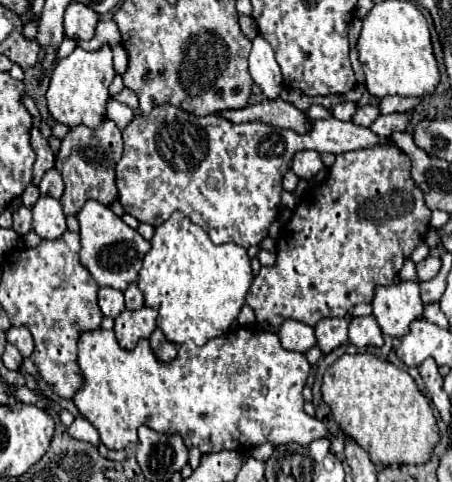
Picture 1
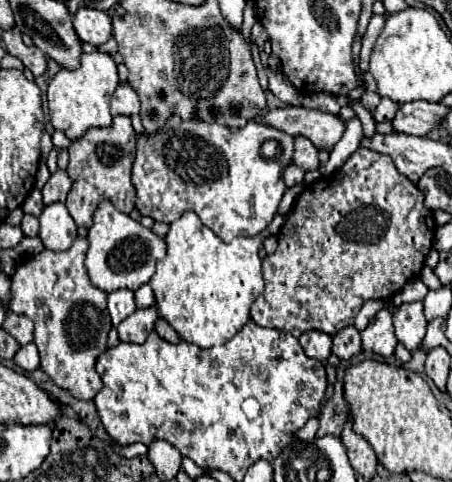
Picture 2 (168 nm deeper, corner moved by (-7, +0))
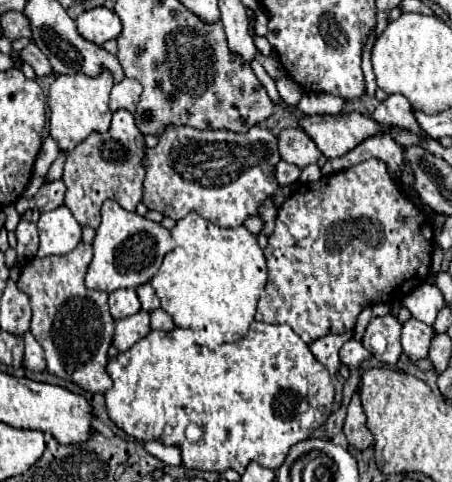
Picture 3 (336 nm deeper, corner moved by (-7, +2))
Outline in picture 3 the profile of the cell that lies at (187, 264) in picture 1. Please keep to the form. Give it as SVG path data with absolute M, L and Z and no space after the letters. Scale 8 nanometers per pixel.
M195 213L179 219L177 225L171 229L171 237L177 245L171 253L165 255L159 273L151 279L151 285L161 299L161 307L171 315L177 327L199 331L205 339L211 339L215 343L239 341L253 321L259 295L267 283L265 255L257 239L245 227L221 229Z

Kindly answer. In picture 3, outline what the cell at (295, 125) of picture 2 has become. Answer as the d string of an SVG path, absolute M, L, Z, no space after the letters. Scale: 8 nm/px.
M357 111L343 115L303 115L299 127L315 141L327 159L341 157L363 139L385 131L385 127Z

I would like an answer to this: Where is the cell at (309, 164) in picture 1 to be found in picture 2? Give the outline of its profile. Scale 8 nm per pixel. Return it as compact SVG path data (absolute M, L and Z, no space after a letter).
M295 137L293 141L293 163L297 167L301 167L303 171L311 171L319 167L319 159L317 159L317 149L315 145L307 139L307 137Z

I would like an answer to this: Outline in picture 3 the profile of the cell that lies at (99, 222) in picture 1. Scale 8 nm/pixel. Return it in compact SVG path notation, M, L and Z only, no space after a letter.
M107 199L101 207L101 225L93 239L93 261L87 269L85 285L97 291L115 291L123 287L137 289L139 285L151 281L159 271L163 257L175 247L173 237L161 223L147 221L137 213L125 211L117 201Z

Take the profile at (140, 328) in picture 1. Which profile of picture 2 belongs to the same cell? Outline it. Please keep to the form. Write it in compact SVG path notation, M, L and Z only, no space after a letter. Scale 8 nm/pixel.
M147 307L147 309L137 309L127 321L121 321L117 325L117 333L121 341L127 343L145 343L147 335L153 331L153 325L157 321L157 309Z

